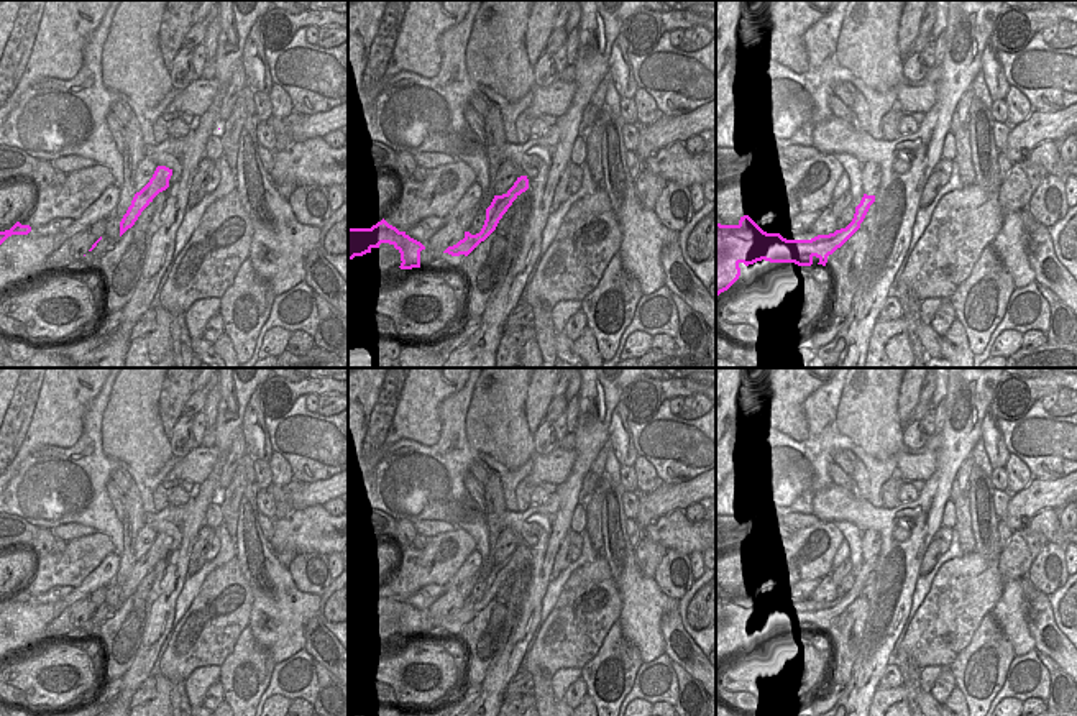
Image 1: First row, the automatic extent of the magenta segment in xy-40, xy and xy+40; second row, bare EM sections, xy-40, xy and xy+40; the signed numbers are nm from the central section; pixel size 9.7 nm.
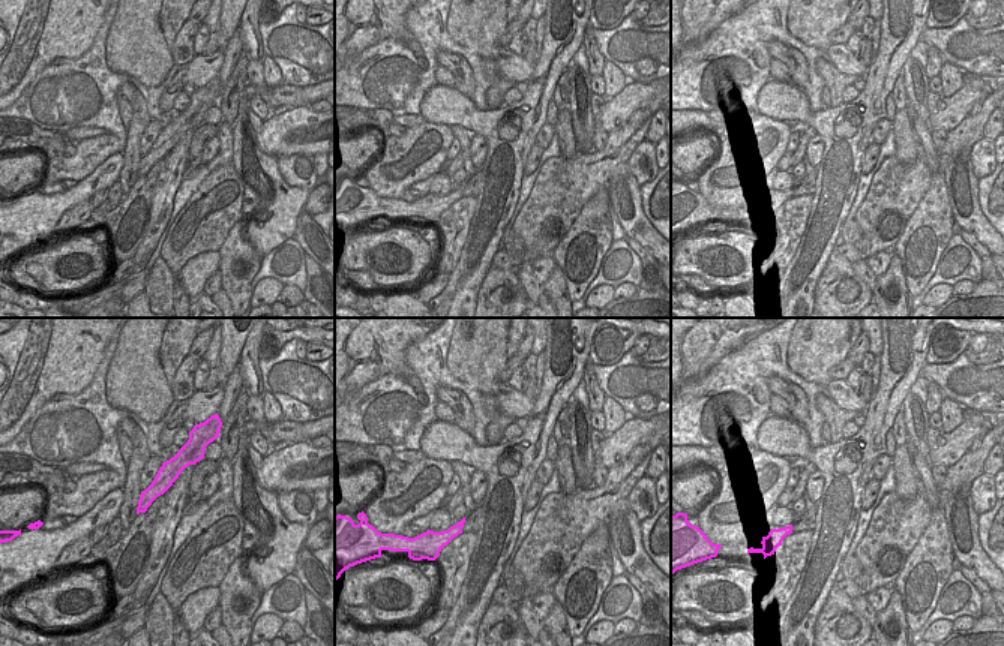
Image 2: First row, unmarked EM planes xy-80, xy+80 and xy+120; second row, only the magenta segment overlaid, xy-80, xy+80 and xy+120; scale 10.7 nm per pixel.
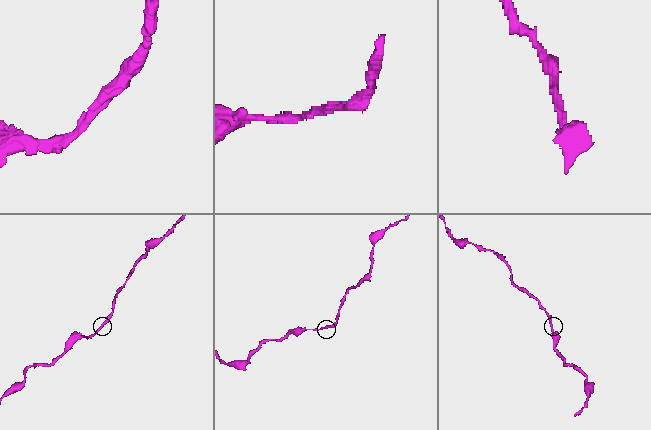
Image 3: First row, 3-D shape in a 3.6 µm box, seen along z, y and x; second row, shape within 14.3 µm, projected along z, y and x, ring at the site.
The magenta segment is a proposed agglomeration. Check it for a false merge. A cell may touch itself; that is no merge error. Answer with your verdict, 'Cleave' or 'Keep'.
Keep.

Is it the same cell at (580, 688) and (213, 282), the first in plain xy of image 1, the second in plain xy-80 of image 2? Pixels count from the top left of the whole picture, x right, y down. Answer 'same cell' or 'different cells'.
same cell

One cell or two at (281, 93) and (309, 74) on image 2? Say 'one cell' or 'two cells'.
two cells

